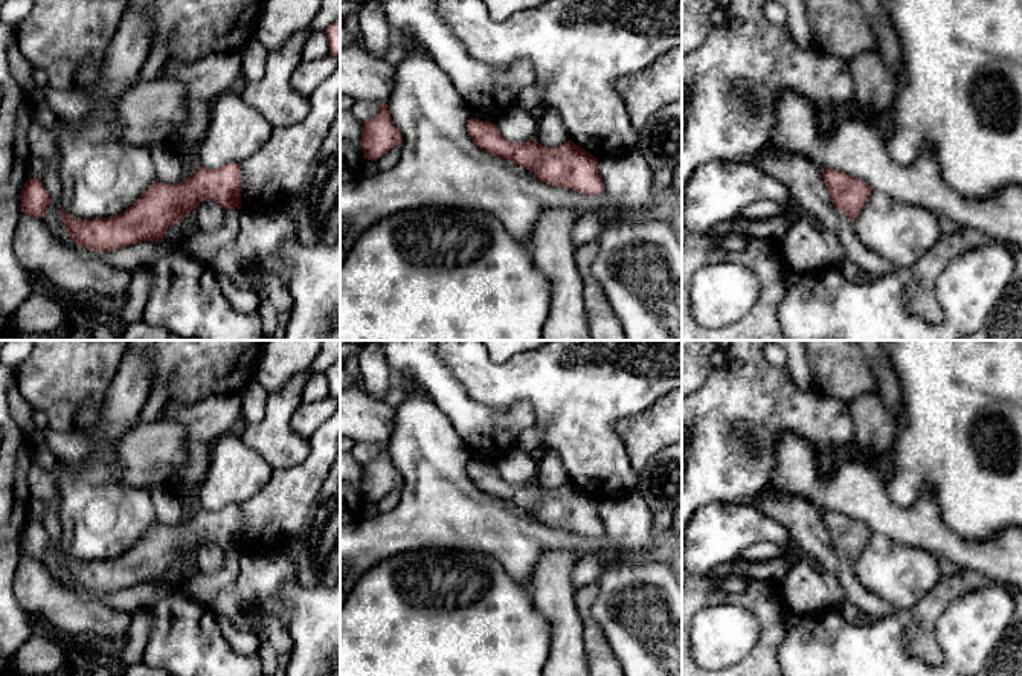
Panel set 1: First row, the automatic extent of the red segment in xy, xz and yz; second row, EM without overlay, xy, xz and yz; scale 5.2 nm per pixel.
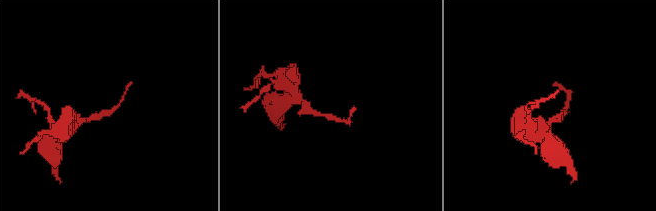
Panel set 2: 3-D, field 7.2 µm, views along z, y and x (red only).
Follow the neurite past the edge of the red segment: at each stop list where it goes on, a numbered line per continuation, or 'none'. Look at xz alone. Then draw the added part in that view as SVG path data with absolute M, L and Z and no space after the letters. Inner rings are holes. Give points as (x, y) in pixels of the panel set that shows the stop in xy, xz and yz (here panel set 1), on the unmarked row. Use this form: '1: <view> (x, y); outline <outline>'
none

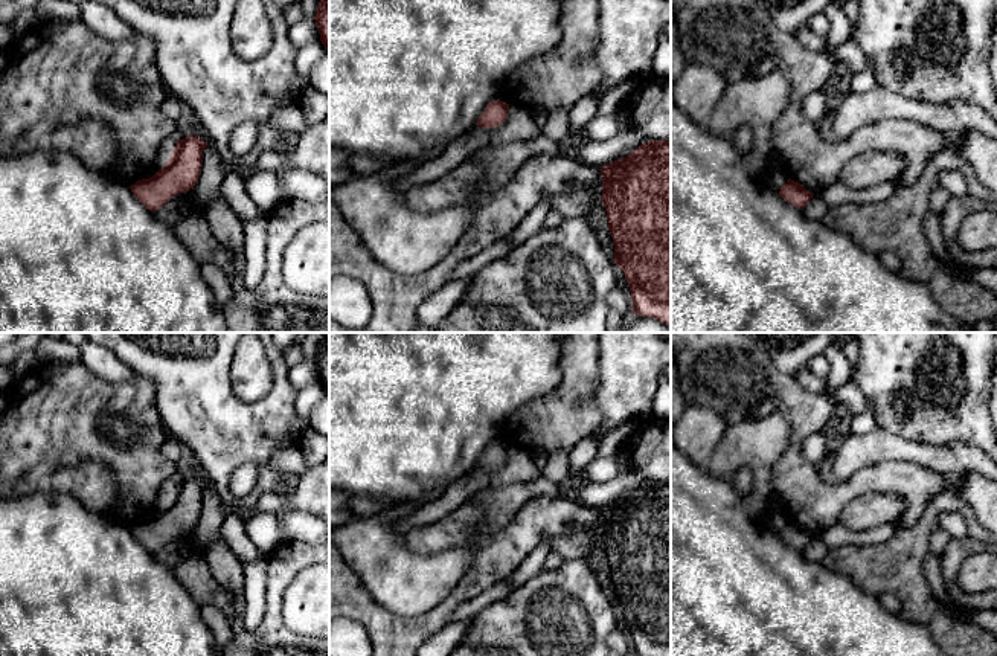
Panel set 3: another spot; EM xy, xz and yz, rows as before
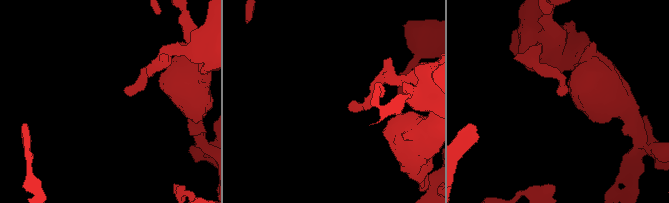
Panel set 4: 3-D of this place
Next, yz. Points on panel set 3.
none

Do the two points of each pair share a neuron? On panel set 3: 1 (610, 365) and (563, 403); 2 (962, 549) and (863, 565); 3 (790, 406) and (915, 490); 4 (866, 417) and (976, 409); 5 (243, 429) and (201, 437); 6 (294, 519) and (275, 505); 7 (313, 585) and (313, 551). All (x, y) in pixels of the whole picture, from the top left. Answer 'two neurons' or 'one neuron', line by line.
1: two neurons
2: two neurons
3: one neuron
4: two neurons
5: one neuron
6: two neurons
7: two neurons

